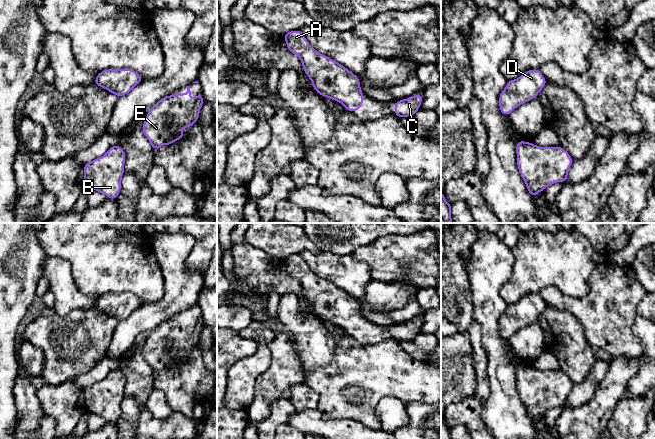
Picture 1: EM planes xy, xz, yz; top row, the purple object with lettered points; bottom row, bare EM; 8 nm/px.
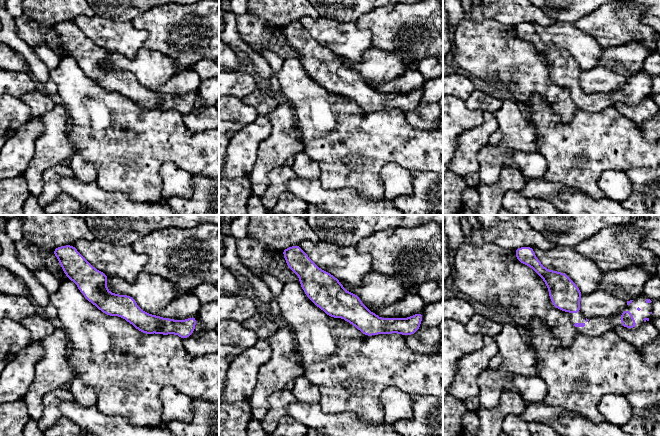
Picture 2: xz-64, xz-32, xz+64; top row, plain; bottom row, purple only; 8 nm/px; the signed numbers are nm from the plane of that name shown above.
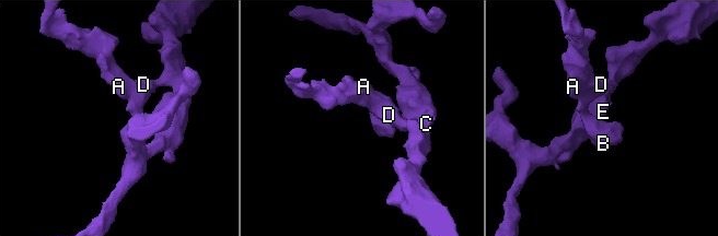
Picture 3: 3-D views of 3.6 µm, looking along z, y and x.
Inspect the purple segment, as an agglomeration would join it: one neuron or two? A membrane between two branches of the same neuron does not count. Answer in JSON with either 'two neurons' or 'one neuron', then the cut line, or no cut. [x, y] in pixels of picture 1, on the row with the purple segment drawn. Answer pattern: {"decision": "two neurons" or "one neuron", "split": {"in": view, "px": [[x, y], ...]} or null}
{"decision": "one neuron", "split": null}

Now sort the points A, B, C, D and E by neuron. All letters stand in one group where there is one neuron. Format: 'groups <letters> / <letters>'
groups A B C D E

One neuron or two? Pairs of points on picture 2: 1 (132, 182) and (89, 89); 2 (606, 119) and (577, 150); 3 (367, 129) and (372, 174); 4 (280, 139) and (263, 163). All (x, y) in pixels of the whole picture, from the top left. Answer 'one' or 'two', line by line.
1: one
2: one
3: one
4: one

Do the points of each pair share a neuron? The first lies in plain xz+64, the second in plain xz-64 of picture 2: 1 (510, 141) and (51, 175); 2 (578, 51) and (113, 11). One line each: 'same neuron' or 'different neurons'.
1: different neurons
2: different neurons

